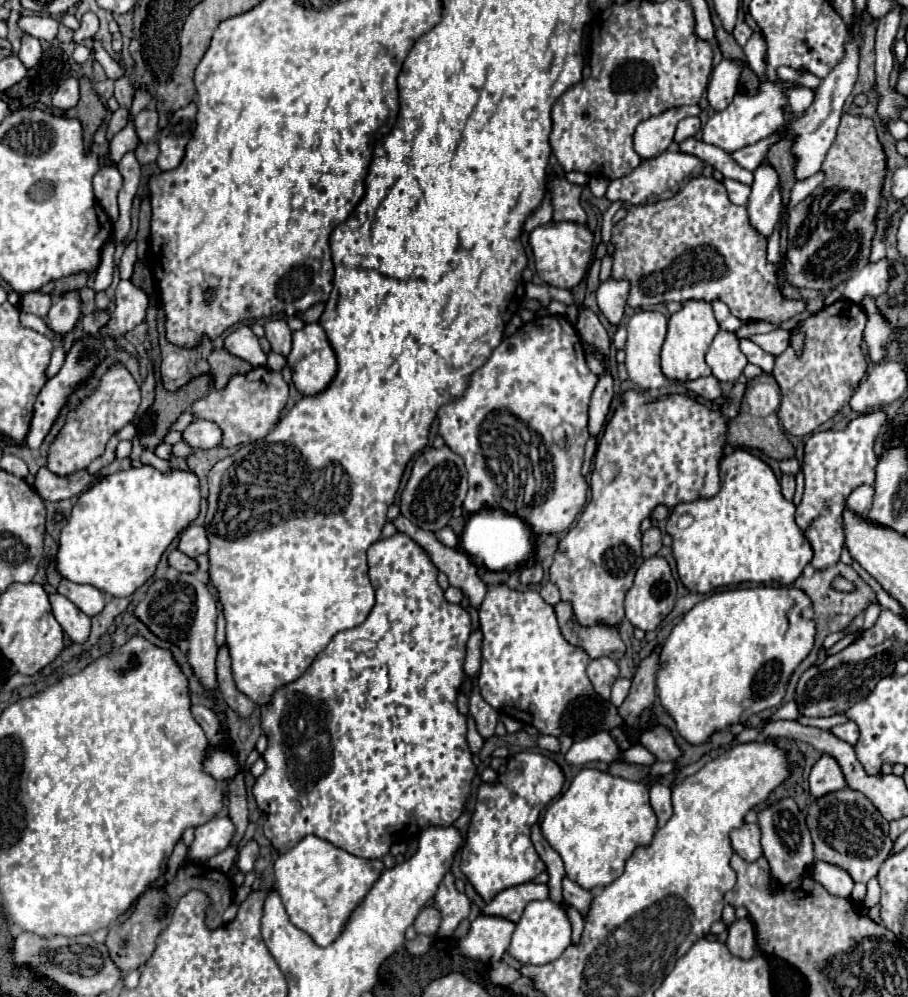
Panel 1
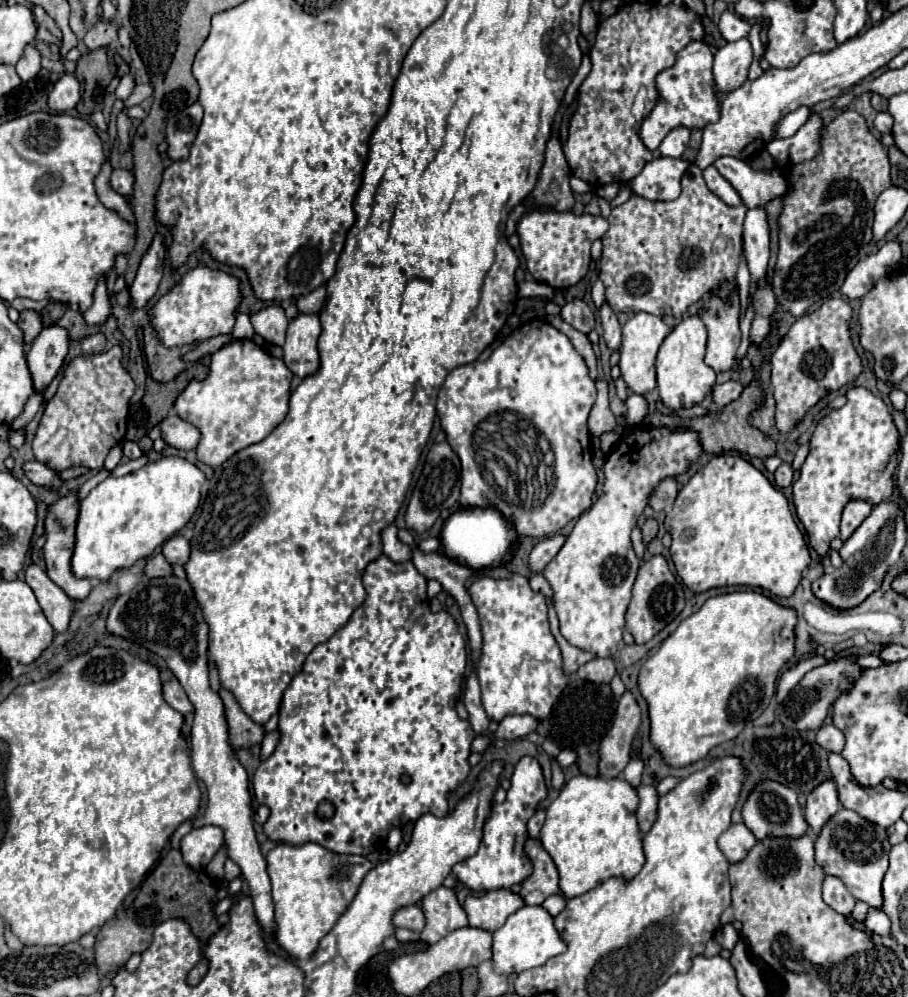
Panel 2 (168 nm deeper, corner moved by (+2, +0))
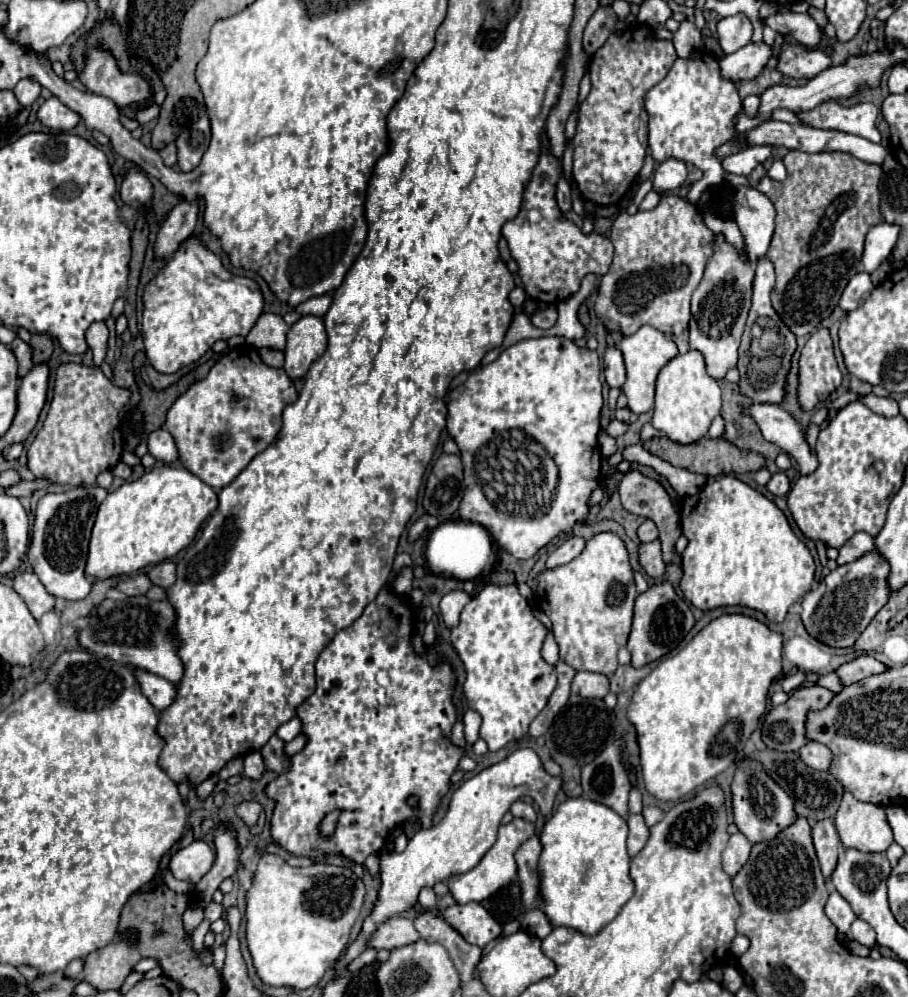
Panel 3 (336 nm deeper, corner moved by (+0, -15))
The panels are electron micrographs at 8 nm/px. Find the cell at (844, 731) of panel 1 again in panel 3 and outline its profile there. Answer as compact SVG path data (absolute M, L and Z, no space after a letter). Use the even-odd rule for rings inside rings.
M808 741L802 749L800 749L800 759L812 767L812 769L818 769L818 771L828 771L830 769L830 763L832 763L832 751L824 745L824 743L814 743L814 741Z

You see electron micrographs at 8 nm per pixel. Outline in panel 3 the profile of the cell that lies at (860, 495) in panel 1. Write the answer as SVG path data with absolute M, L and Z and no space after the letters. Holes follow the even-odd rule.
M858 531L852 539L848 539L844 543L836 561L838 561L838 565L844 565L844 563L850 563L850 561L856 561L858 557L862 557L864 553L868 553L872 549L874 549L874 537L866 535L864 531Z

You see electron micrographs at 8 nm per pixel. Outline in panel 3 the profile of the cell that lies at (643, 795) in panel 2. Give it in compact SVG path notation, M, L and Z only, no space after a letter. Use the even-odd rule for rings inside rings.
M642 813L630 815L630 817L628 817L628 827L630 827L630 835L628 835L628 853L630 853L630 857L634 857L634 855L648 843L650 829L648 829L648 825L644 823Z

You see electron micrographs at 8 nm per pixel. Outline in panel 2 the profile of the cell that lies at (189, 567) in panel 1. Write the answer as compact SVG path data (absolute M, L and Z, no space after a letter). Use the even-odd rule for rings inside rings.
M154 554L152 558L148 558L148 562L144 566L144 576L160 578L160 576L170 576L170 574L172 574L172 566L164 560L164 556Z

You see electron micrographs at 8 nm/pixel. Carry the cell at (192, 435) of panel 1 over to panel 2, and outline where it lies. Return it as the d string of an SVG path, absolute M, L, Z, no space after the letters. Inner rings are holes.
M170 412L162 422L160 422L160 432L162 432L162 440L178 450L194 450L198 440L200 440L200 432L196 432L196 428L184 420L180 420L176 416L176 412Z

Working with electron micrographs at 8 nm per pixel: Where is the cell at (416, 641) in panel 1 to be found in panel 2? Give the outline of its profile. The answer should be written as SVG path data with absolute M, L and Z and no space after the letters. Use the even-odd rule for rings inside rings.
M380 556L366 568L362 584L366 588L364 604L354 610L350 620L332 638L318 644L306 656L302 672L290 682L288 690L284 692L282 706L280 706L280 724L278 724L280 744L276 746L274 754L268 756L254 772L252 786L254 786L256 800L270 808L270 818L264 824L264 834L274 842L282 842L290 846L302 846L306 842L314 842L338 854L368 856L372 852L378 852L384 846L386 836L394 826L402 828L408 822L416 822L422 814L446 816L448 814L446 794L454 790L458 784L462 784L470 772L468 756L470 756L470 744L476 734L472 732L472 726L466 720L460 720L456 714L456 702L460 698L468 656L466 656L464 638L460 636L452 616L448 616L446 612L438 612L438 614L430 612L428 596L426 596L426 580L424 576L420 576L420 572L416 572L412 562L394 564L390 558ZM322 800L330 800L336 806L336 814L332 820L316 818L316 808Z

